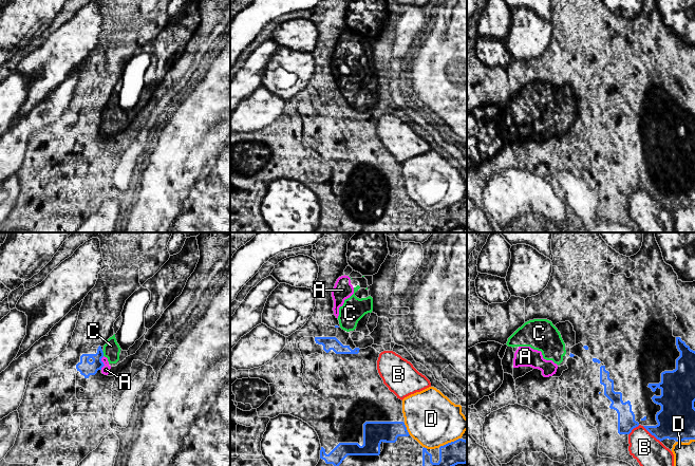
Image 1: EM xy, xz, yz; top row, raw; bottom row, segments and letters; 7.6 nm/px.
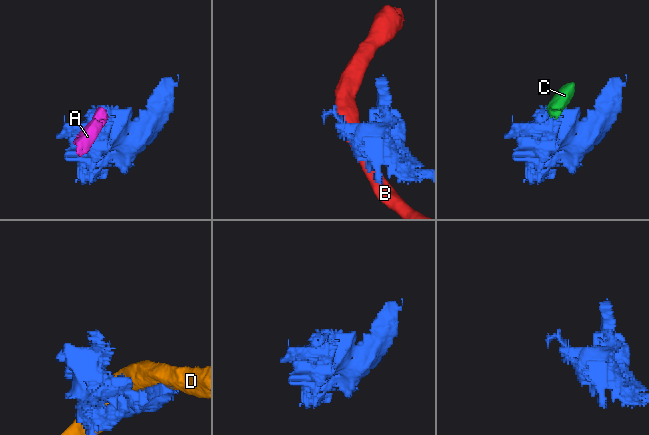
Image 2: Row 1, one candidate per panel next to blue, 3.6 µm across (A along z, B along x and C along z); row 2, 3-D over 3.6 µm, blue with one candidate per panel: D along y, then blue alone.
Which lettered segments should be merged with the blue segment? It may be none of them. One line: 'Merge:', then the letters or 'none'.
Merge: none

